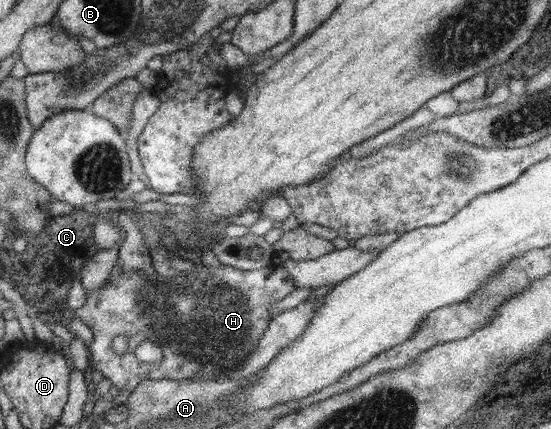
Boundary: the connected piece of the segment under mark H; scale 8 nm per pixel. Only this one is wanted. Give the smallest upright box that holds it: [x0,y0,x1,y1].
[71,257,294,392]

